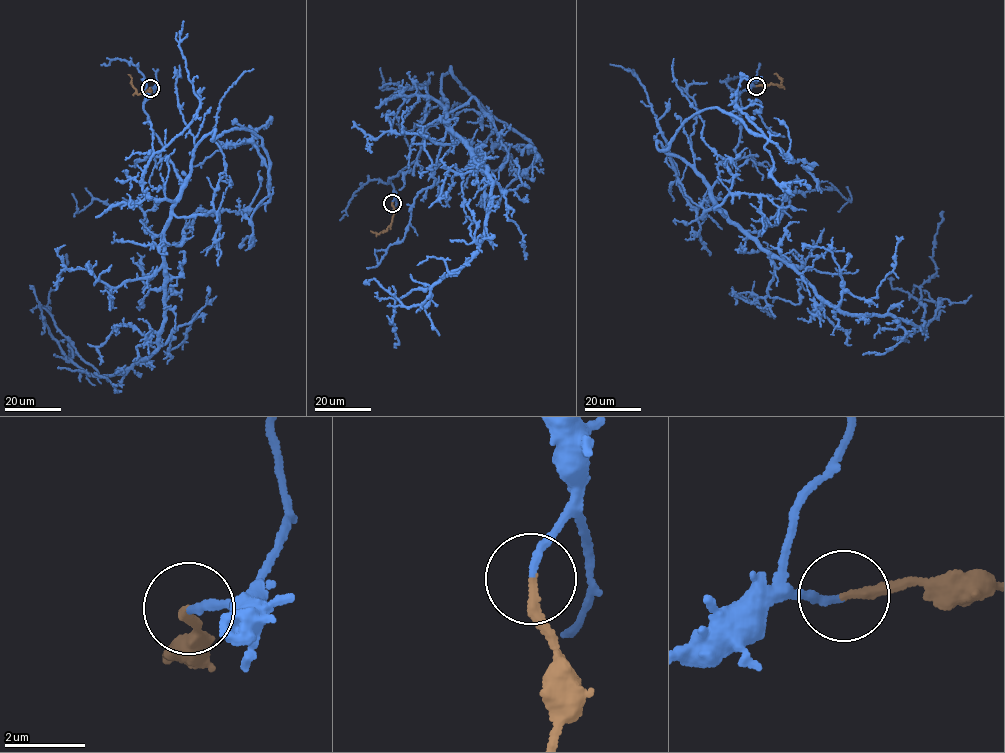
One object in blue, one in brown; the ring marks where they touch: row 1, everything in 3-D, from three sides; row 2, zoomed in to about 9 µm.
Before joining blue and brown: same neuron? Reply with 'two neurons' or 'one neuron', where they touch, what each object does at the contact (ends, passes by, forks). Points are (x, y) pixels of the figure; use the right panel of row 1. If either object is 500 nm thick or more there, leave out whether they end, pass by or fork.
one neuron; at (756, 86); blue ends there; brown ends there

